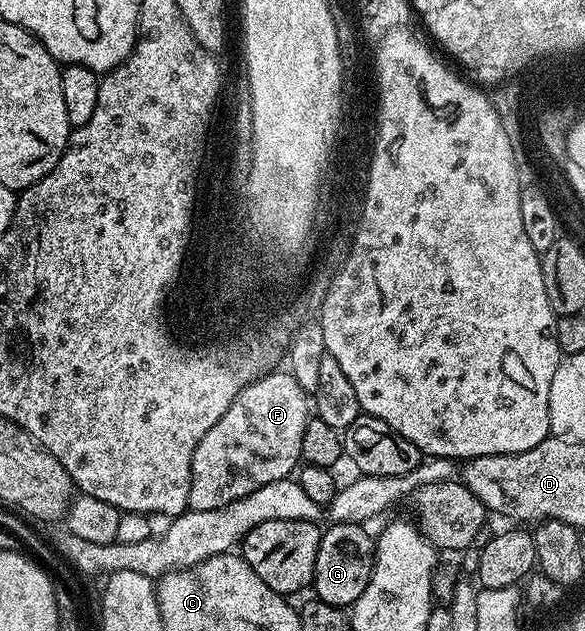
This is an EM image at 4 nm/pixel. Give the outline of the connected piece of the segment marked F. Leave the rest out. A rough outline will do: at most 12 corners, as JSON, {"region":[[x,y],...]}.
{"region":[[288,370],[203,433],[189,510],[290,478],[311,399]]}

